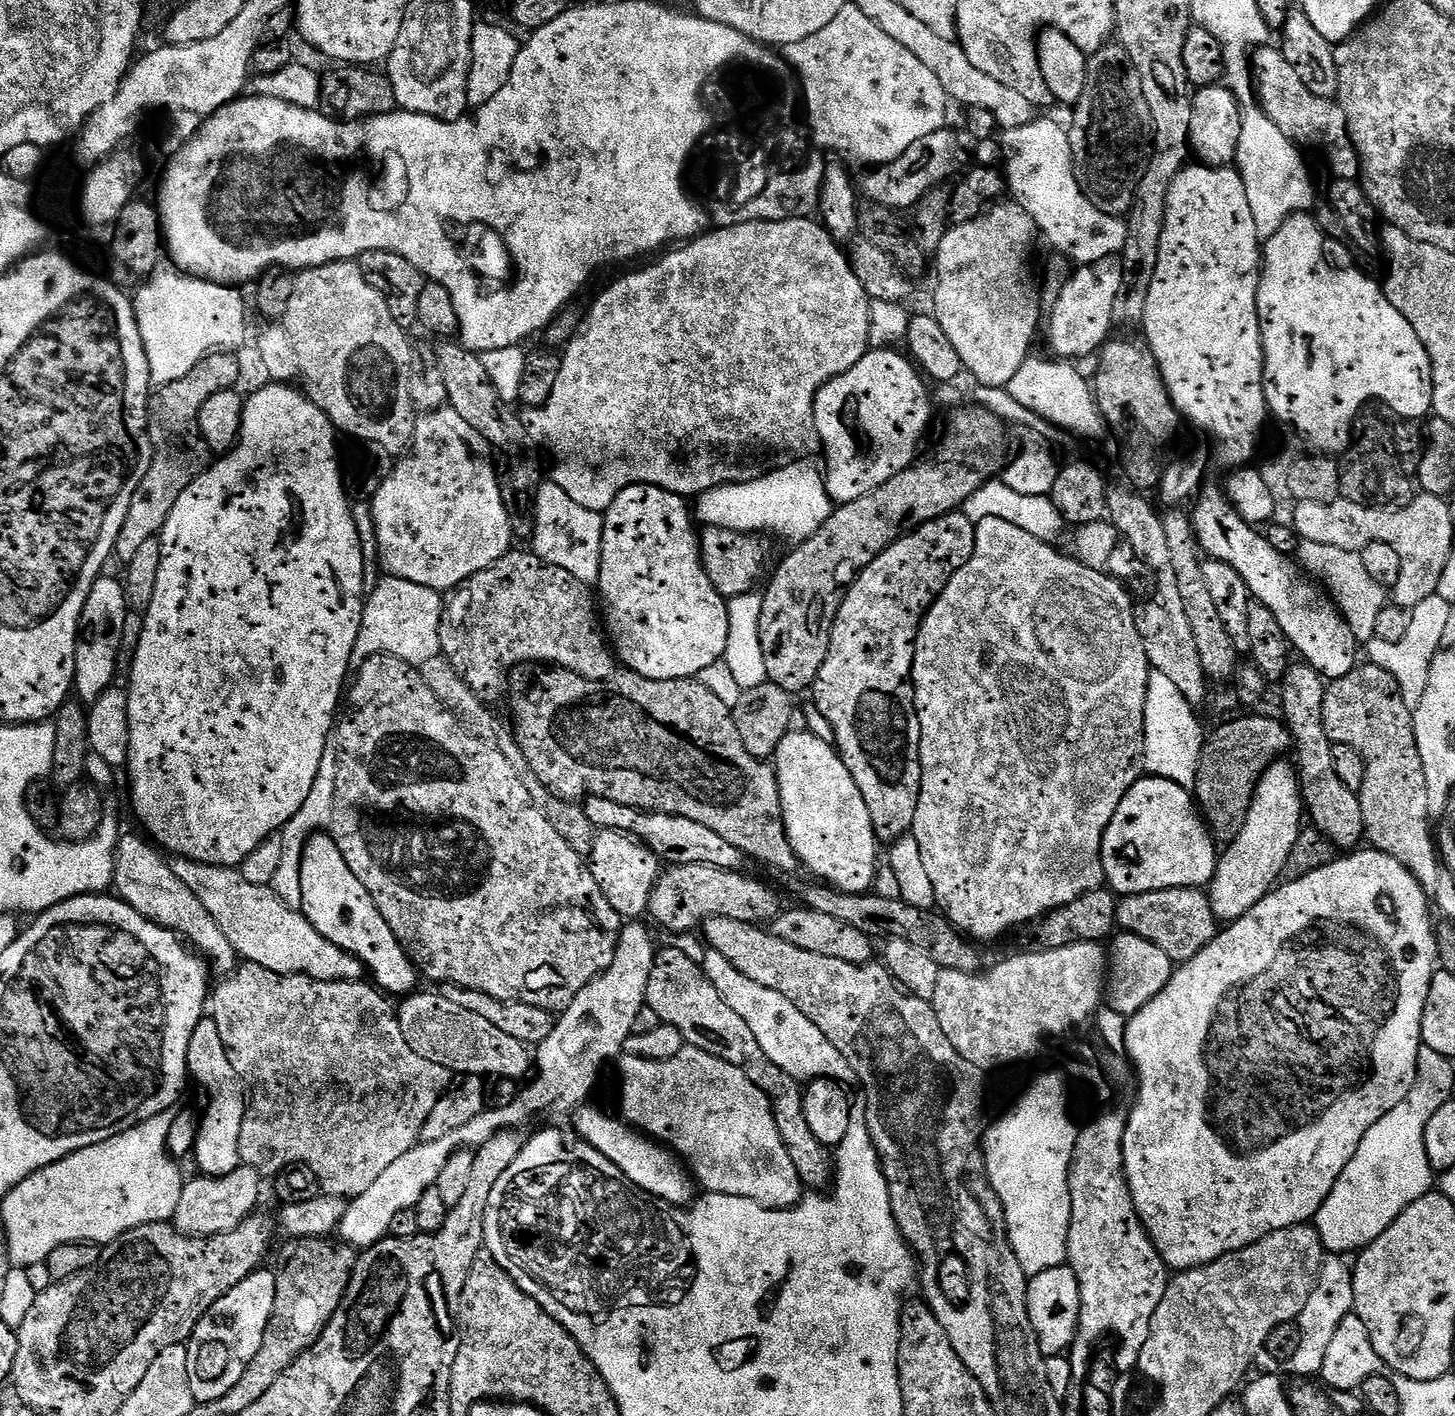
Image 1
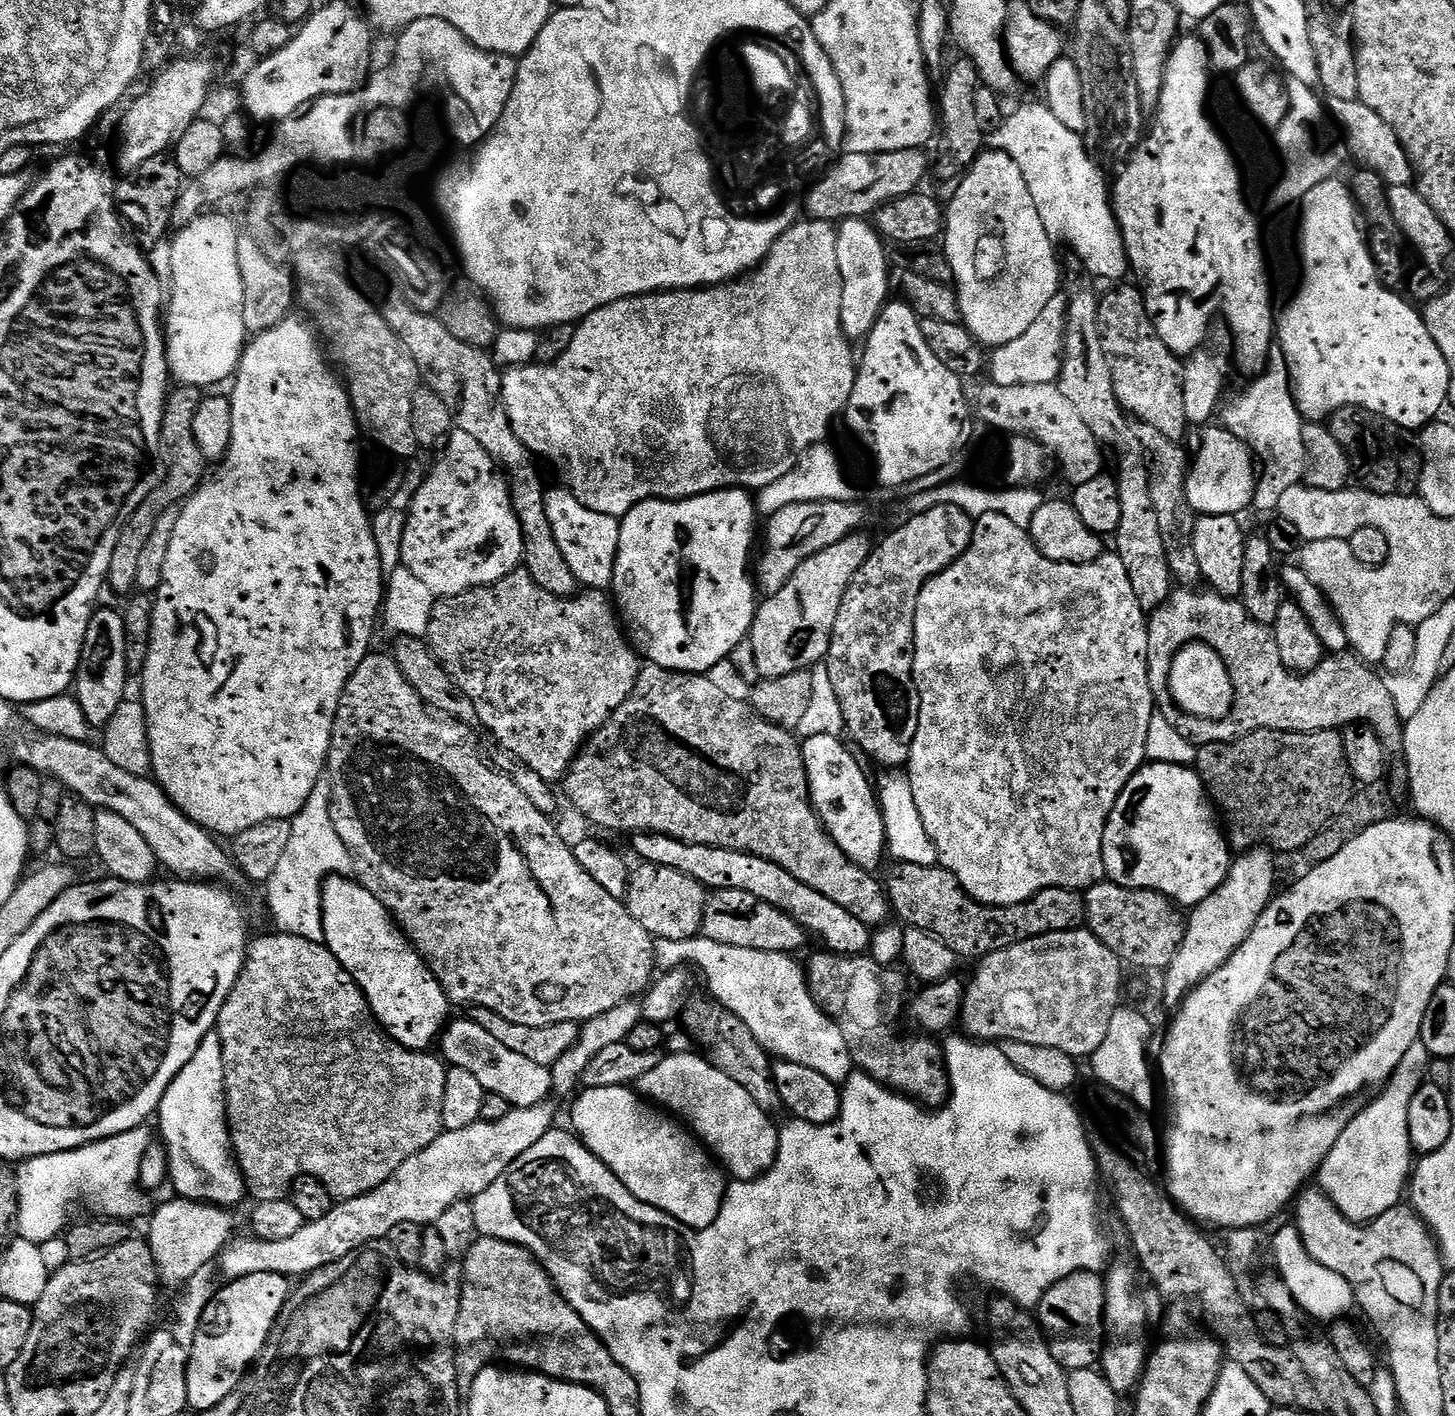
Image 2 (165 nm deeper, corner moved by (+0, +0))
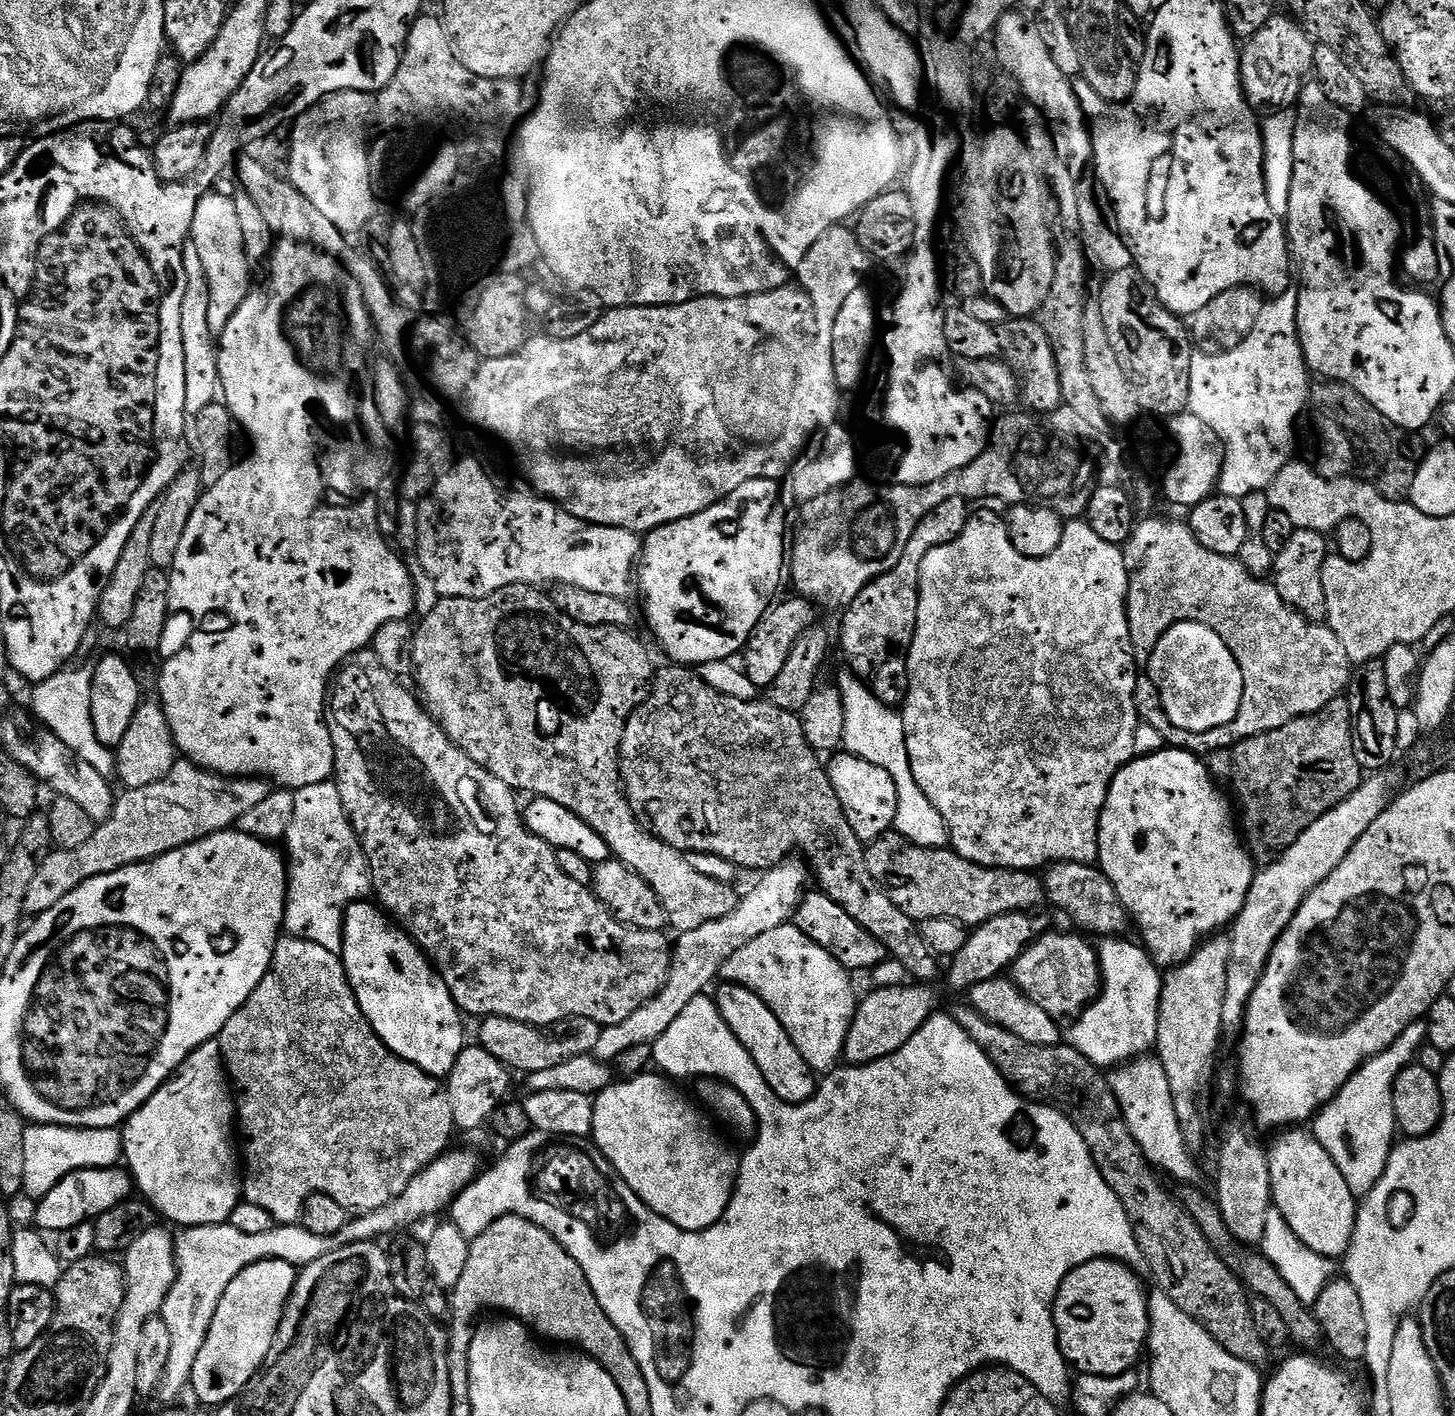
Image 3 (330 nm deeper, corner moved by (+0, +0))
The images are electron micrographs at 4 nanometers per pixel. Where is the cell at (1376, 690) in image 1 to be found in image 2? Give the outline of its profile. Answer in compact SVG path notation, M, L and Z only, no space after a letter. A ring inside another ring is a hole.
M1180 586L1169 595L1168 601L1151 613L1148 620L1148 677L1153 703L1159 715L1166 718L1169 726L1184 740L1196 747L1236 741L1259 728L1278 730L1279 732L1330 732L1343 730L1349 726L1370 727L1376 731L1376 737L1382 742L1385 753L1399 753L1404 746L1404 724L1399 718L1391 696L1381 677L1363 660L1352 654L1332 654L1312 672L1297 674L1288 669L1278 654L1271 631L1265 625L1254 622L1239 599L1219 596L1217 592L1204 590L1204 593L1192 592L1191 587ZM1199 641L1215 650L1225 664L1232 680L1233 702L1229 712L1220 719L1202 719L1185 714L1174 703L1168 687L1168 672L1181 648Z

